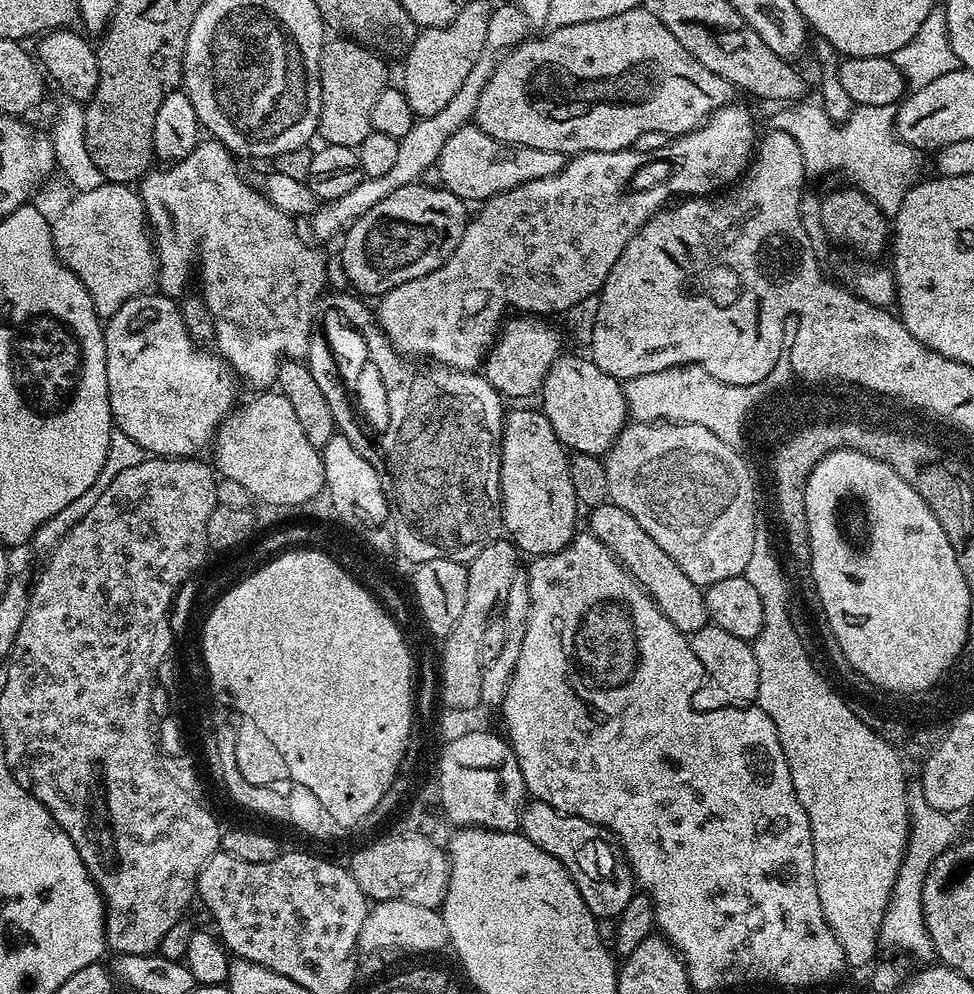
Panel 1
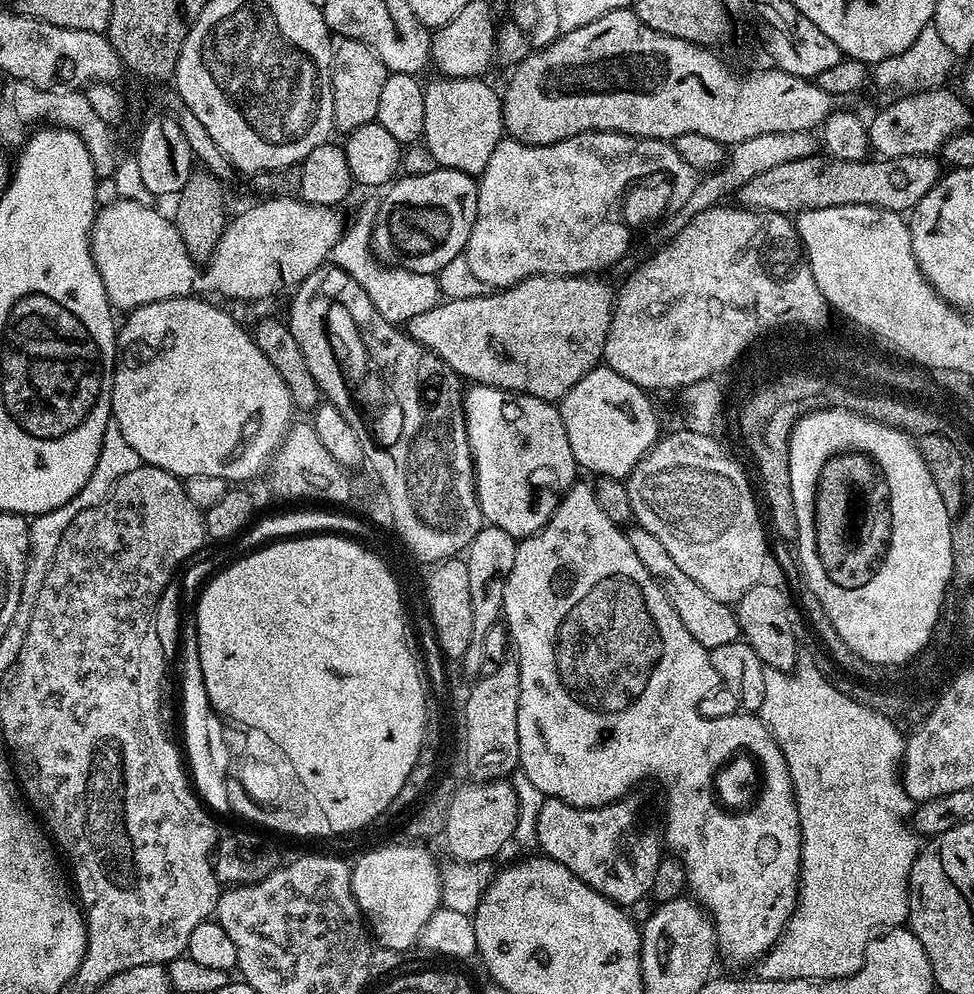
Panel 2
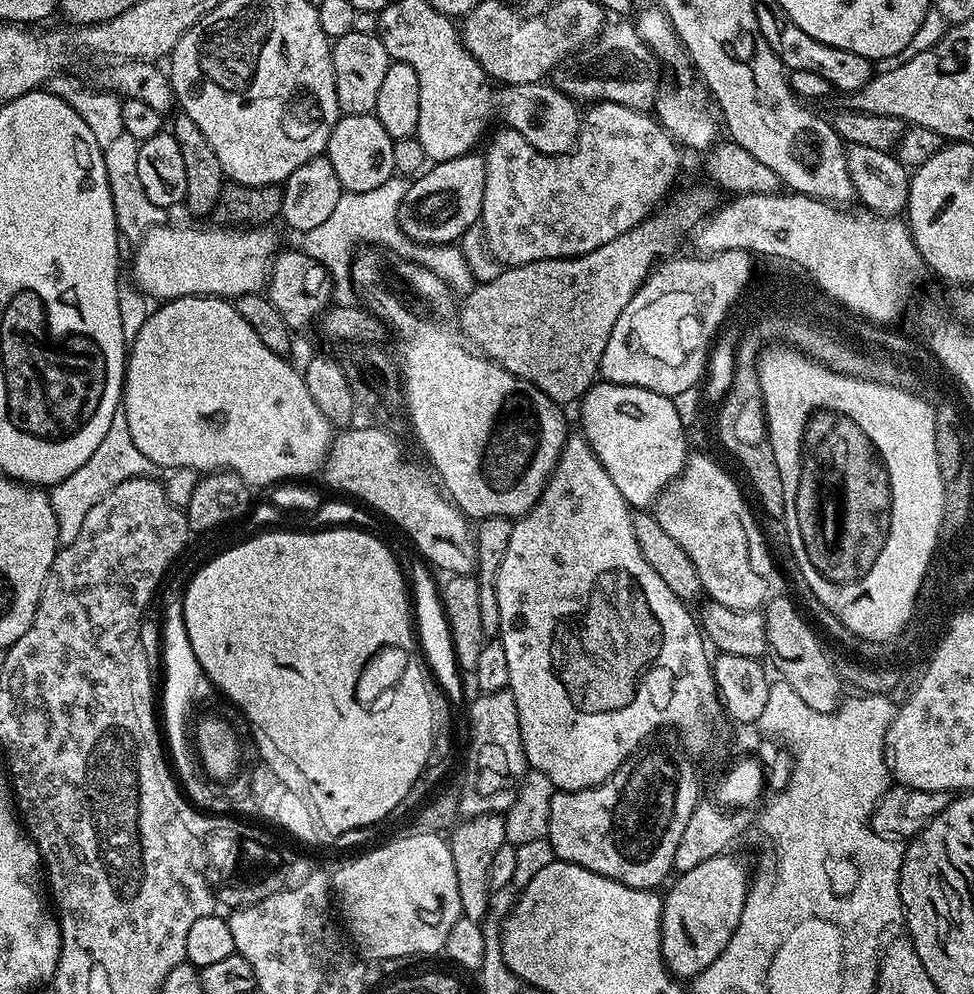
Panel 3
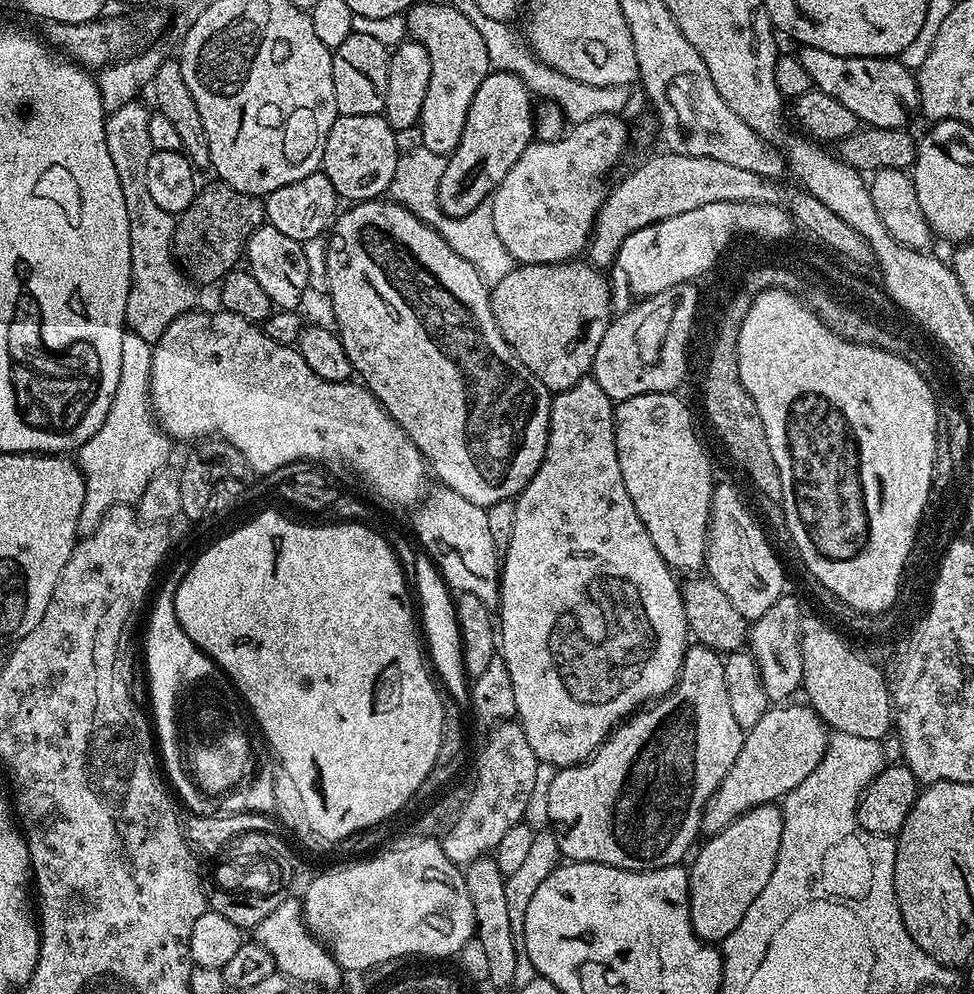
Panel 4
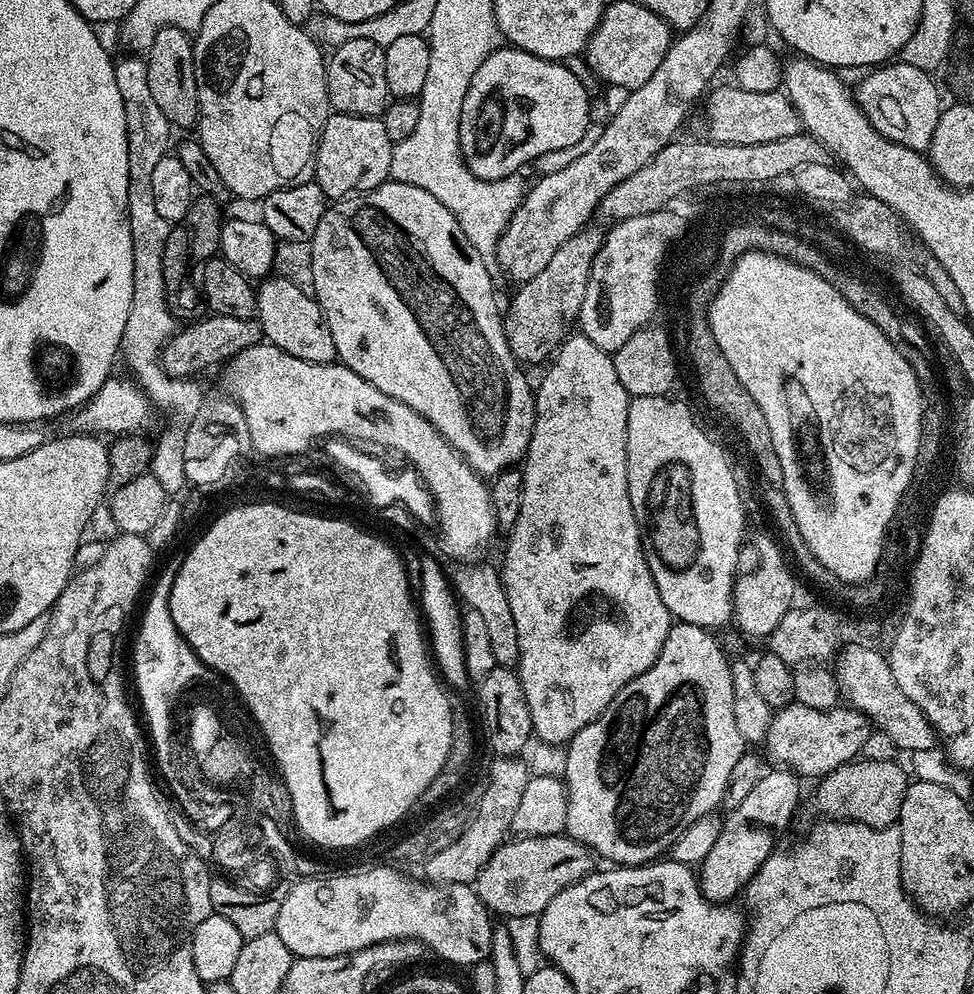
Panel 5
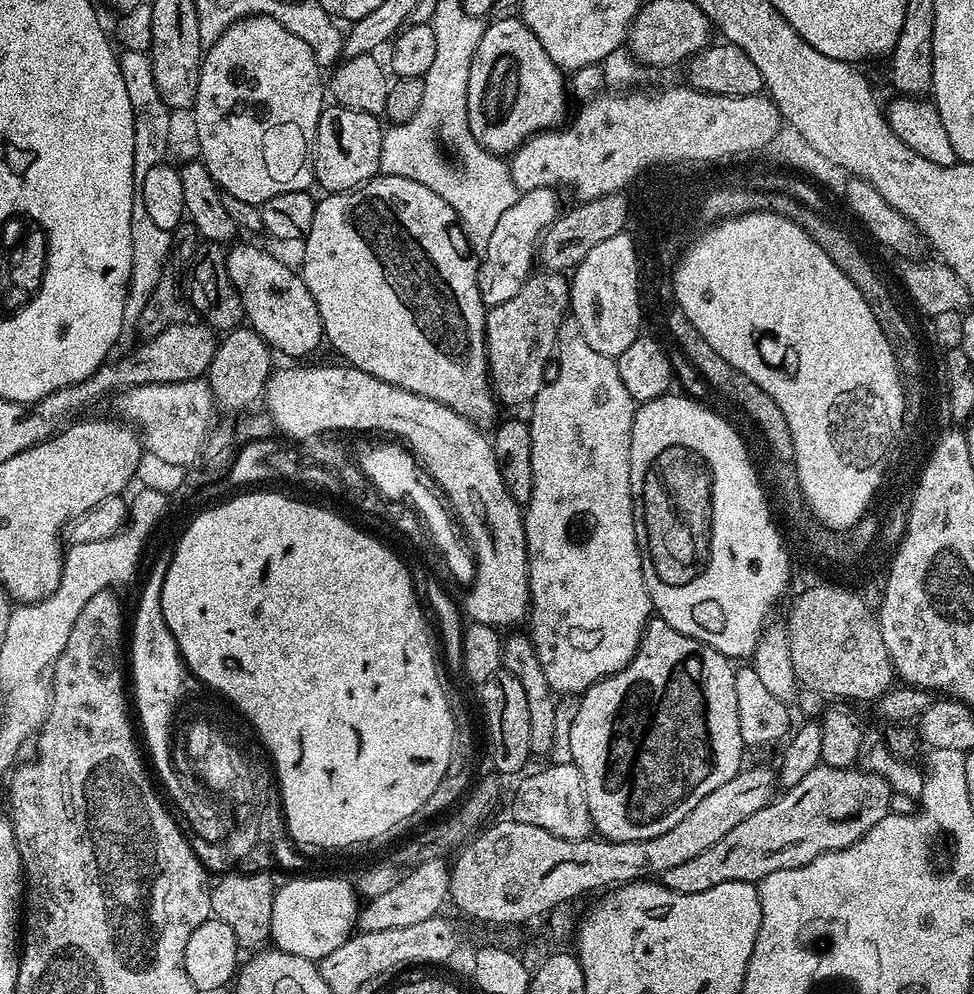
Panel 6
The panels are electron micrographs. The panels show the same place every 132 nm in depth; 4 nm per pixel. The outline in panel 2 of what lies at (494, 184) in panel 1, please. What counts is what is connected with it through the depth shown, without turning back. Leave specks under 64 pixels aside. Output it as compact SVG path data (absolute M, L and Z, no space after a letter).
M440 76L435 79L427 81L424 89L426 122L422 144L434 156L439 167L453 168L467 176L479 177L486 162L490 162L490 154L494 154L494 146L502 138L498 128L496 133L492 125L498 120L501 93L495 92L484 78Z

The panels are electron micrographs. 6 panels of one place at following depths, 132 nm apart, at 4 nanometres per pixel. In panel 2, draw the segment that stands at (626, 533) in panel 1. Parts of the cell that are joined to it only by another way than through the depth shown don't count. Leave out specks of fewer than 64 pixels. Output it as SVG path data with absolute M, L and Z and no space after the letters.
M632 526L627 529L627 533L630 546L634 546L634 554L638 554L642 566L646 566L648 573L659 582L660 589L666 594L670 606L674 606L678 618L682 618L682 626L686 626L686 630L694 634L694 642L711 650L741 639L733 605L718 602L718 598L710 598L710 594L706 594L706 590L702 590L702 586L694 582L694 578L689 578L683 570L678 570L674 558L666 554L662 542L658 542L658 538L650 534L650 530Z

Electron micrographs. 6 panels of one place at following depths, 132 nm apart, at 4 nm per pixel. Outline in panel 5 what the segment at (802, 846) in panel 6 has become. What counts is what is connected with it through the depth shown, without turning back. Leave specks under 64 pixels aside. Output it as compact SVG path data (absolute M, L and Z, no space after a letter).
M856 758L823 777L816 788L816 808L824 818L854 820L871 828L890 828L899 821L902 798L910 783L902 765L893 760Z

